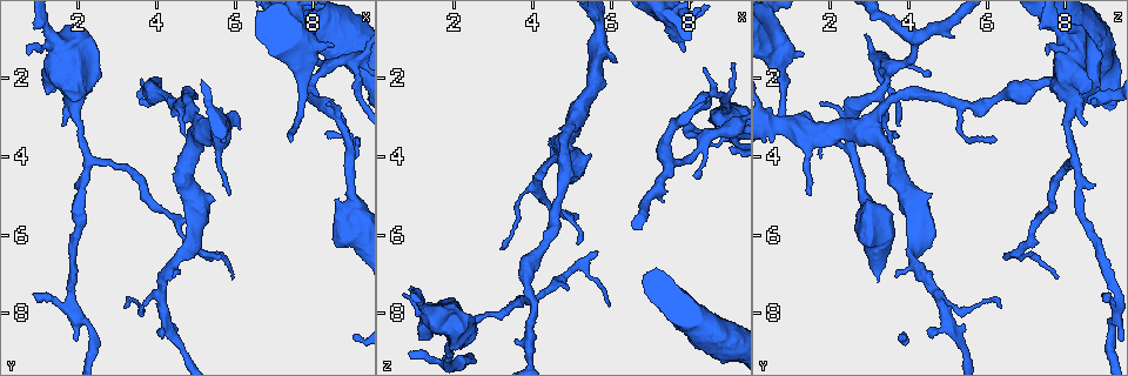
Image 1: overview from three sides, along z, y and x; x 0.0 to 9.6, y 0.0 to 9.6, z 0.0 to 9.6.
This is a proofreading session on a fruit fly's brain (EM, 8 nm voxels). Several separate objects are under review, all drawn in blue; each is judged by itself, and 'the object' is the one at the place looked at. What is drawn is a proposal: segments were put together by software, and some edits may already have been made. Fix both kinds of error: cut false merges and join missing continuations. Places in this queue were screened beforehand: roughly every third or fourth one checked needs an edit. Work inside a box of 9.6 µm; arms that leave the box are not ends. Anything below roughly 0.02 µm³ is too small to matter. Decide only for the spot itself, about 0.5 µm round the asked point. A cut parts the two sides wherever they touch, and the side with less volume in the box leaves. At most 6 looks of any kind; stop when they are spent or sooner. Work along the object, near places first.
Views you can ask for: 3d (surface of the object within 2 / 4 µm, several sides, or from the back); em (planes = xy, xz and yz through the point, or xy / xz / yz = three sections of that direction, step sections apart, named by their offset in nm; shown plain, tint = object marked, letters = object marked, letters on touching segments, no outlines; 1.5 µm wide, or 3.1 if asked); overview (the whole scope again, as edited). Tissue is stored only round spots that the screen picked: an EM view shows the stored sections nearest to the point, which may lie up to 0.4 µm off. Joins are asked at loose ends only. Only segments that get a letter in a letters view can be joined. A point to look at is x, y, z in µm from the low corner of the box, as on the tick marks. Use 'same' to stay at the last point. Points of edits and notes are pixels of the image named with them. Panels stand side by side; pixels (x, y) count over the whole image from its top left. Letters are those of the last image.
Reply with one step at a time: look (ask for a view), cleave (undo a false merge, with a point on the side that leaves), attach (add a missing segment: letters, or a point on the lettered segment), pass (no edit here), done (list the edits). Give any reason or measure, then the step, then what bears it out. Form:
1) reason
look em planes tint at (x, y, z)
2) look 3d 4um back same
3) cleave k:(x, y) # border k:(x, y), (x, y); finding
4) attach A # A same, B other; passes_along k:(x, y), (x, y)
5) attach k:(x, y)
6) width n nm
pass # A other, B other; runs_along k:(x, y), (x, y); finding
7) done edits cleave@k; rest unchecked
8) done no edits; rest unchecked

sudden change in width
look 3d 4um at (1.30, 1.00, 7.95)

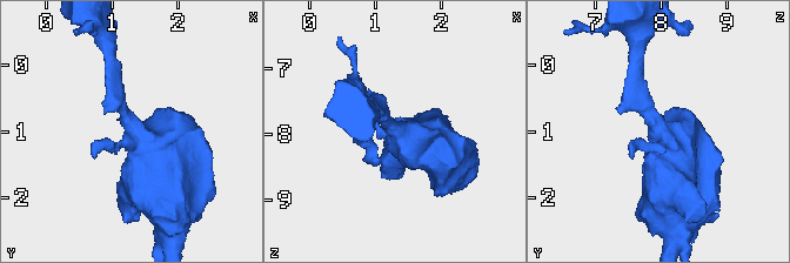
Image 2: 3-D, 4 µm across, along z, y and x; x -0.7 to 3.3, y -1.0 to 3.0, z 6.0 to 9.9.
look em planes letters at (1.30, 0.90, 7.95)

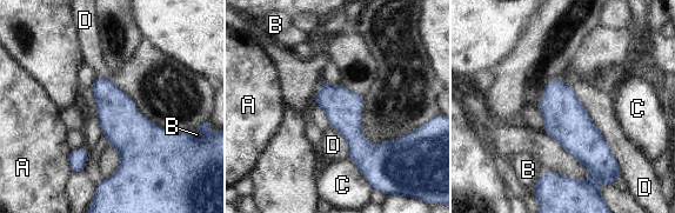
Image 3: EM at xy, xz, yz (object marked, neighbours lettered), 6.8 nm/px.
width 240 nm
pass # A other, B other, C other, D other; continuous, no second cell

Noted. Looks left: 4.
branch stops here
look em planes tint at (0.85, 7.50, 8.95)

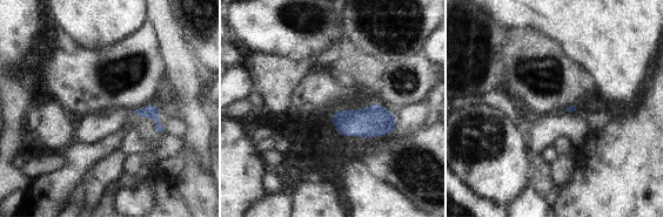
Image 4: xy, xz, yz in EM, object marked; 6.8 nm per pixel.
look em planes letters same

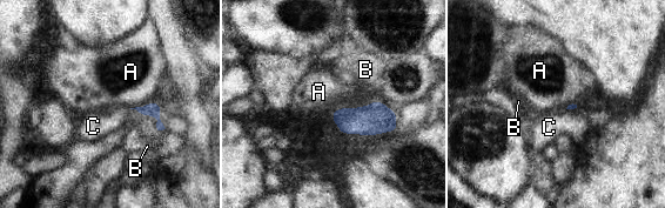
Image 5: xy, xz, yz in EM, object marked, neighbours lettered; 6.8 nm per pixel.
pass # A other, B other, C other; no lettered segment goes on from it

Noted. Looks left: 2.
done no edits; rest unchecked

